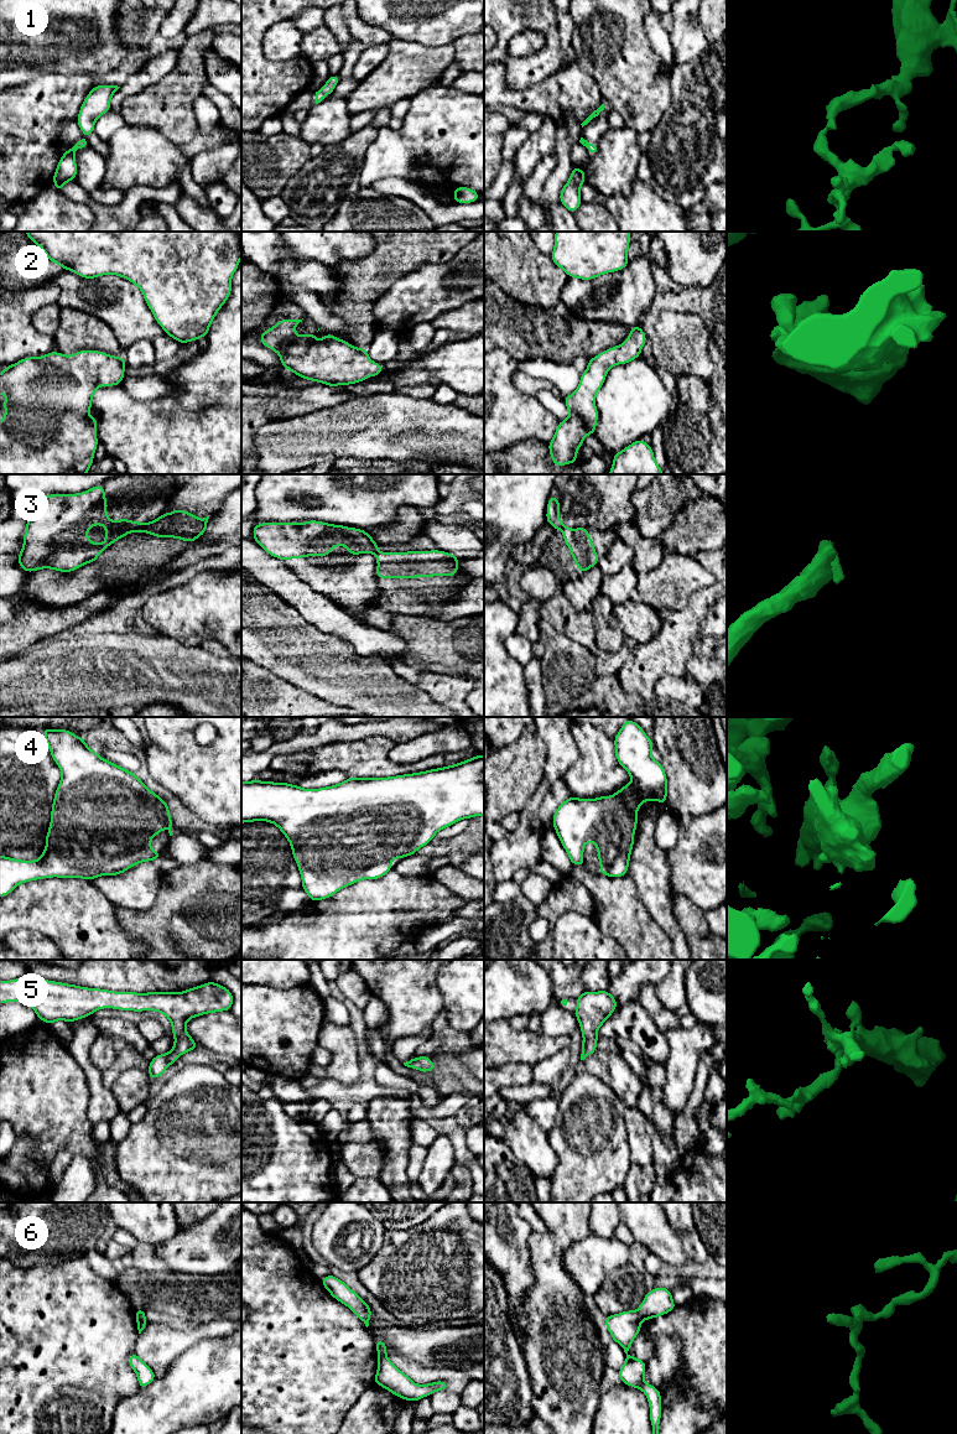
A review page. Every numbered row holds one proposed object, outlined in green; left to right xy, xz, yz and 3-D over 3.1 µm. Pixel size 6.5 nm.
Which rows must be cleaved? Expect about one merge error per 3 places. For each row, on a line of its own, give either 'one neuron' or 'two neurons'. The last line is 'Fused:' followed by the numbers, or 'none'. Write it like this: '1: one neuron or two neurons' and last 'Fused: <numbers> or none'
1: one neuron
2: one neuron
3: two neurons
4: one neuron
5: one neuron
6: two neurons
Fused: 3, 6

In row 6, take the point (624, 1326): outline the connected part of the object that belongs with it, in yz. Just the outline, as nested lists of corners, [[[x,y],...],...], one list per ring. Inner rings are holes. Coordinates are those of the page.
[[[625,1310],[615,1315],[605,1316],[605,1328],[612,1335],[612,1340],[618,1342],[624,1352],[626,1360],[619,1370],[618,1376],[620,1381],[630,1387],[641,1389],[647,1397],[650,1406],[650,1422],[652,1434],[659,1434],[659,1425],[661,1419],[661,1394],[660,1391],[644,1381],[646,1363],[631,1355],[628,1351],[641,1329],[643,1318],[638,1310]]]

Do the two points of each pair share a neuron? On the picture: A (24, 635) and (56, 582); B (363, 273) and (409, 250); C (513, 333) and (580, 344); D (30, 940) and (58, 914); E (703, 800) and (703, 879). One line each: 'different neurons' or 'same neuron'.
A: different neurons
B: same neuron
C: same neuron
D: different neurons
E: different neurons

